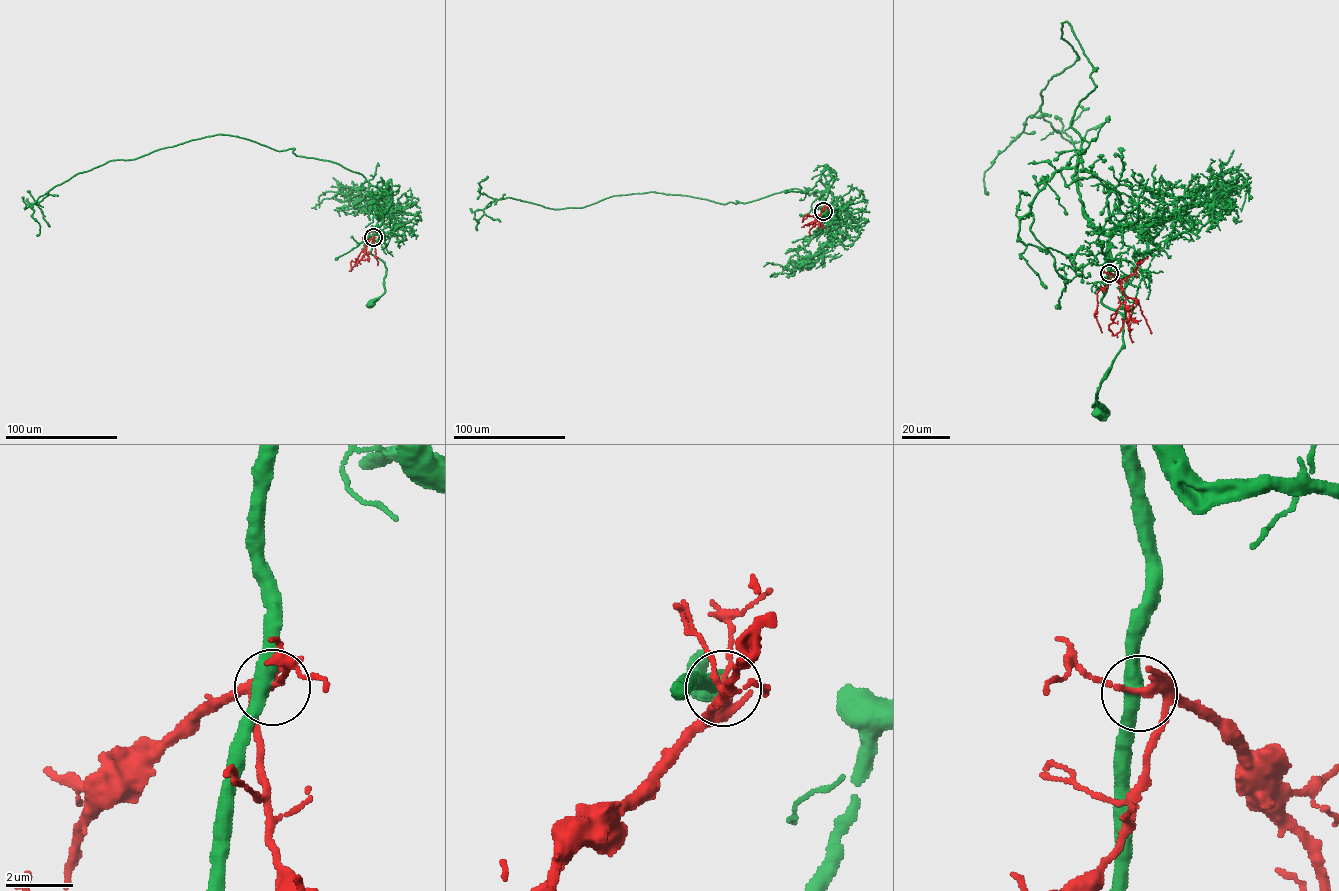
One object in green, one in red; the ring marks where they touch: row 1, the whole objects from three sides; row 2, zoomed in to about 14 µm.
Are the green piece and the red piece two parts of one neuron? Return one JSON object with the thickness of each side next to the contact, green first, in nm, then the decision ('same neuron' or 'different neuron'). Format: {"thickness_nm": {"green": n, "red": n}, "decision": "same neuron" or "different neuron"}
{"thickness_nm": {"green": 420, "red": 200}, "decision": "different neuron"}

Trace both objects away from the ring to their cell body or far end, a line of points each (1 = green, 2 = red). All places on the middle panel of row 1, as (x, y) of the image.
1: (823, 211), (827, 219), (838, 219), (836, 209), (825, 212)
2: (823, 211), (816, 220), (808, 214), (803, 220)

